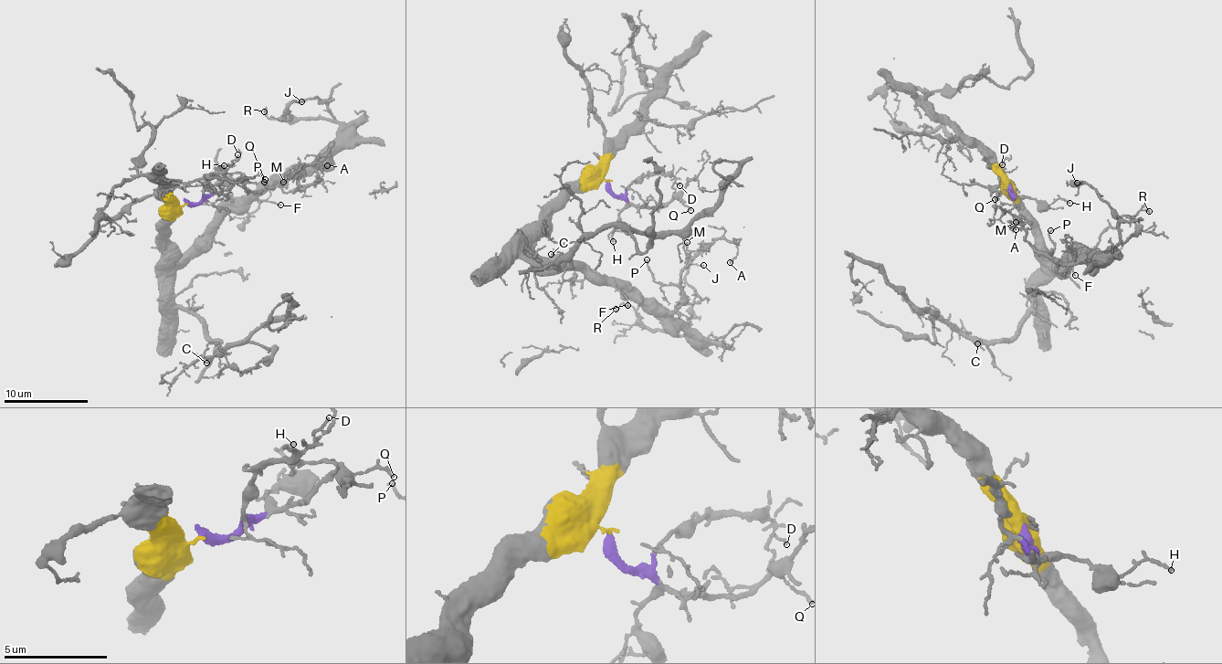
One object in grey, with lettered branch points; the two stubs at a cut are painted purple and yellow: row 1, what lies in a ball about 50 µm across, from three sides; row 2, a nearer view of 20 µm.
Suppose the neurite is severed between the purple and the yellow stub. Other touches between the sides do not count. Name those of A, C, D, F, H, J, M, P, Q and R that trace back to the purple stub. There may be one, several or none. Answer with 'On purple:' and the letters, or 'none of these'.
On purple: D, H, Q

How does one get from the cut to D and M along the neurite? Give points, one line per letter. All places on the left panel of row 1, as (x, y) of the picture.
D: (186, 203), (195, 203), (202, 198), (204, 184), (233, 164), (238, 154)
M: (184, 204), (164, 238), (177, 261), (229, 212), (289, 176), (317, 173), (302, 191), (289, 174), (283, 182)

